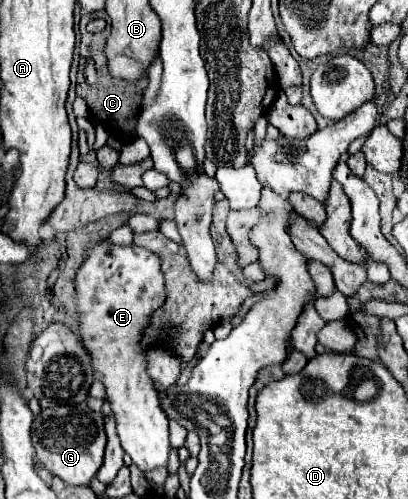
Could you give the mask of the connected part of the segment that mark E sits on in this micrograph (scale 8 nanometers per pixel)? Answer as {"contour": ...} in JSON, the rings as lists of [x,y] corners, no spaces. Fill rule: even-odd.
{"contour":[[[100,241],[90,247],[76,273],[76,303],[84,347],[90,353],[92,367],[100,375],[106,387],[106,397],[112,403],[122,449],[142,473],[158,467],[166,469],[172,451],[168,417],[160,409],[158,393],[146,375],[144,351],[138,345],[148,315],[164,301],[164,295],[160,259],[144,247],[118,247]]]}

